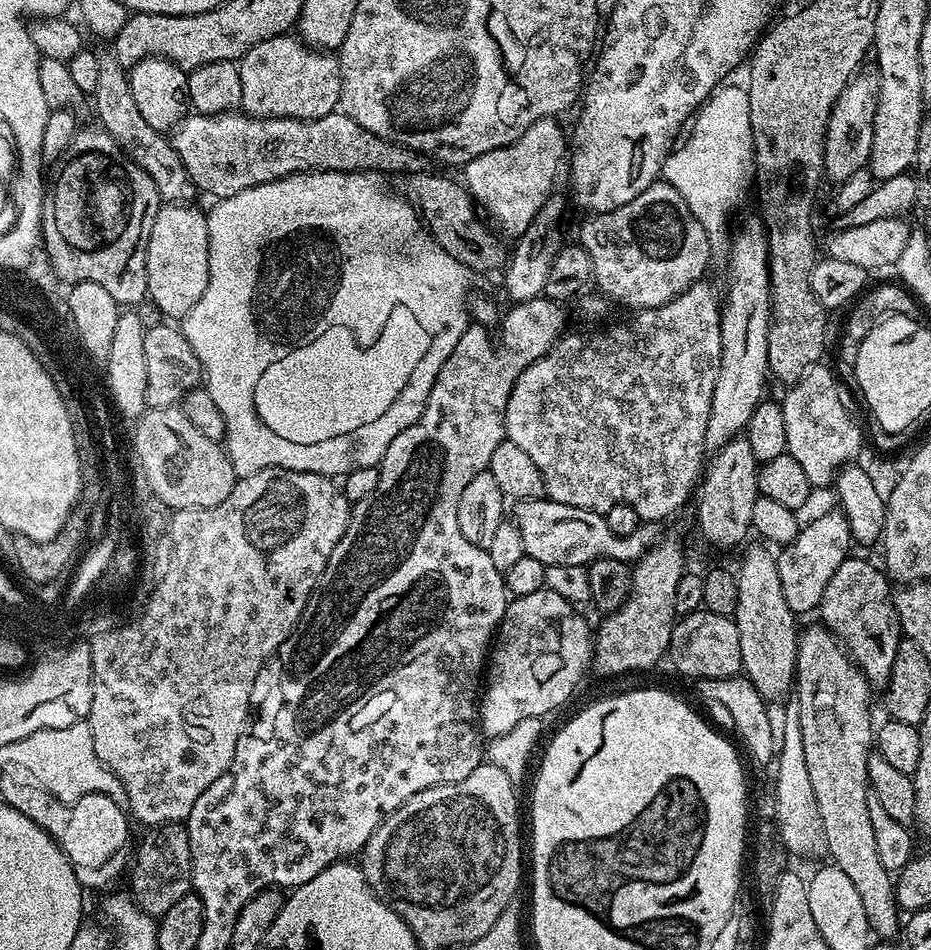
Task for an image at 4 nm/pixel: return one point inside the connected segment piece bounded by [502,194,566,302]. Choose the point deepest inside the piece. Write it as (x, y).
(528, 265)

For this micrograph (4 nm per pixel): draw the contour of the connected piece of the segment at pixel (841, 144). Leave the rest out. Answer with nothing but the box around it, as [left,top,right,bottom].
[824,70,880,186]

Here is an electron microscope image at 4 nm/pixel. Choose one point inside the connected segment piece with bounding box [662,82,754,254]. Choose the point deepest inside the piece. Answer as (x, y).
(710, 170)

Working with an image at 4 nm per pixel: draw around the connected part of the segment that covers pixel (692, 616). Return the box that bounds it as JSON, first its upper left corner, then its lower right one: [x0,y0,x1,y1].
[667,610,743,681]

